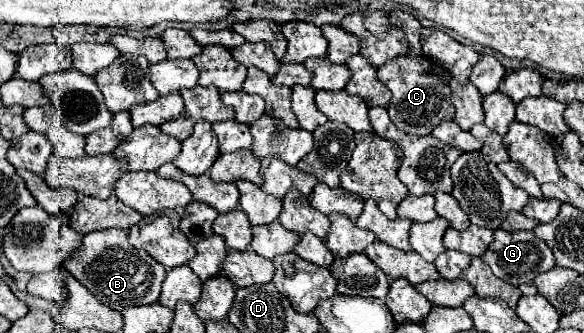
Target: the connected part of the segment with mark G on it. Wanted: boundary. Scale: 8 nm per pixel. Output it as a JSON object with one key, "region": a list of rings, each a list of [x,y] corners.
{"region":[[[495,230],[495,238],[481,256],[481,260],[493,270],[493,274],[513,286],[533,282],[533,278],[541,272],[549,272],[555,266],[555,258],[547,244],[539,240],[533,232],[505,232],[505,230]]]}

